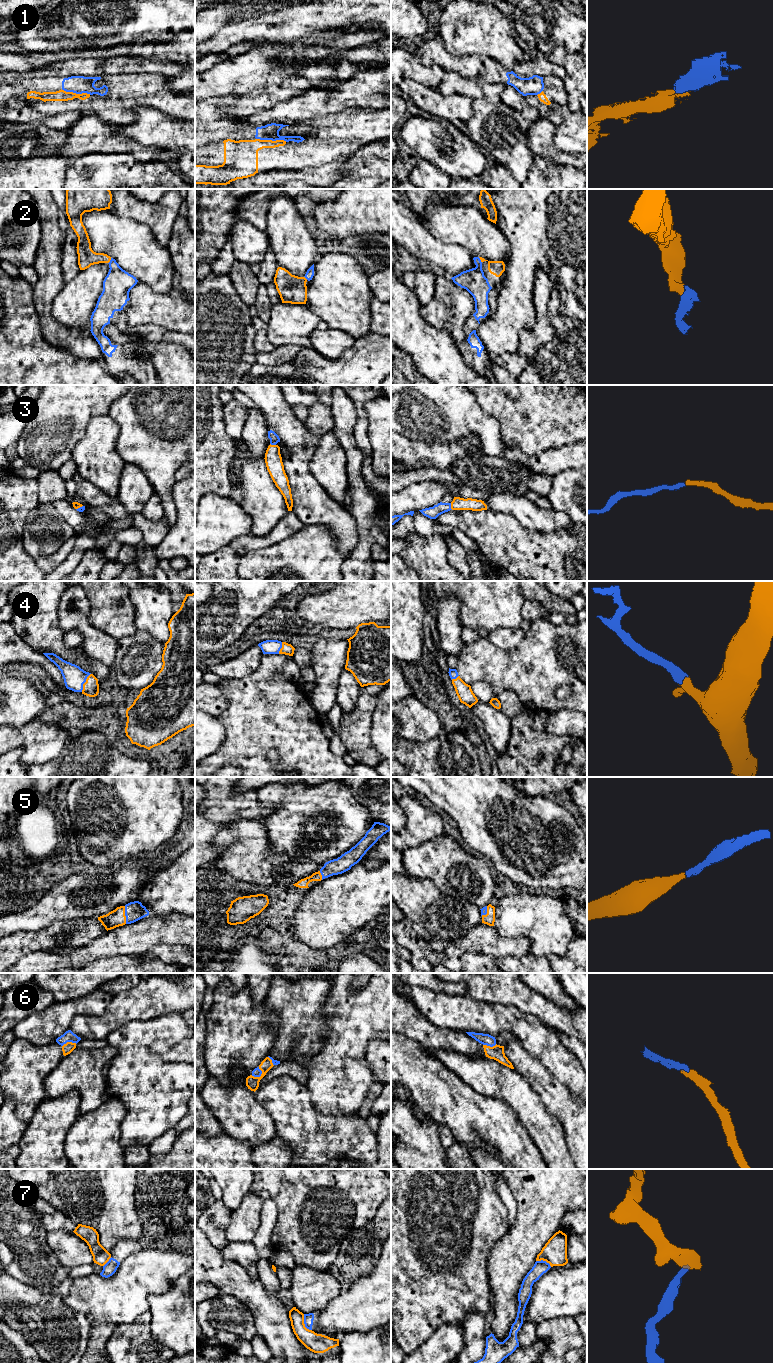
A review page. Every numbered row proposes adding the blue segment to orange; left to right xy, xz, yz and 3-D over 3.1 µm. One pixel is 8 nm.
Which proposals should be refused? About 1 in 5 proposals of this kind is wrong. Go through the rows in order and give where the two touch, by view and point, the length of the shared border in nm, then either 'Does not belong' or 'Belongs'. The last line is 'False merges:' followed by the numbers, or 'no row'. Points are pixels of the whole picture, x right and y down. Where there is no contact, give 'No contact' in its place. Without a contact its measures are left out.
1: Touches orange at xz (271, 140). Shared border 240 nm. Does not belong
2: Touches orange at xy (109, 261). Shared border 50 nm. Belongs
3: Touches orange at yz (451, 506). Shared border 60 nm. Belongs
4: Touches orange at xy (85, 682). Shared border 170 nm. Belongs
5: Touches orange at xy (124, 915). Shared border 140 nm. Belongs
6: Touches orange at xz (257, 1077). Shared border 100 nm. Belongs
7: Touches orange at xz (303, 1323). Shared border 150 nm. Does not belong
False merges: 1, 7

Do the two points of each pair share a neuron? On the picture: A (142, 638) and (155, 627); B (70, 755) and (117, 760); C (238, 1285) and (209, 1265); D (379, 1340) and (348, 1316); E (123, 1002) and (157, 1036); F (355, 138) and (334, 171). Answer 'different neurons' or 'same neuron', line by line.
A: different neurons
B: same neuron
C: same neuron
D: different neurons
E: different neurons
F: different neurons

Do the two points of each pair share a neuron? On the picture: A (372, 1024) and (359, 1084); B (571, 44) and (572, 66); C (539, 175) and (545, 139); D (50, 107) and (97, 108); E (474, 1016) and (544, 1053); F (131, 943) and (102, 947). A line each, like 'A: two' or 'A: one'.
A: one
B: two
C: two
D: one
E: one
F: one

